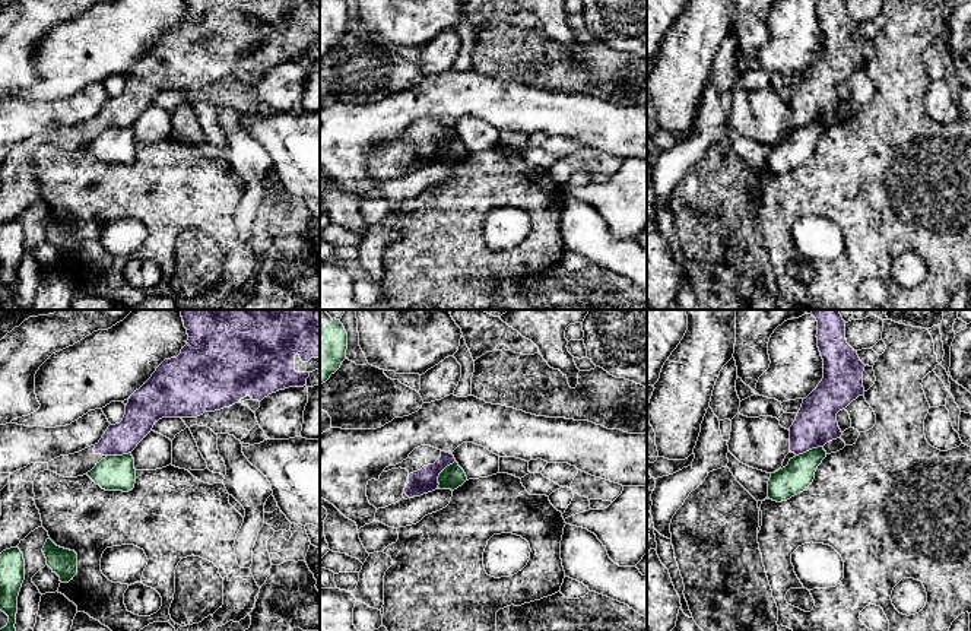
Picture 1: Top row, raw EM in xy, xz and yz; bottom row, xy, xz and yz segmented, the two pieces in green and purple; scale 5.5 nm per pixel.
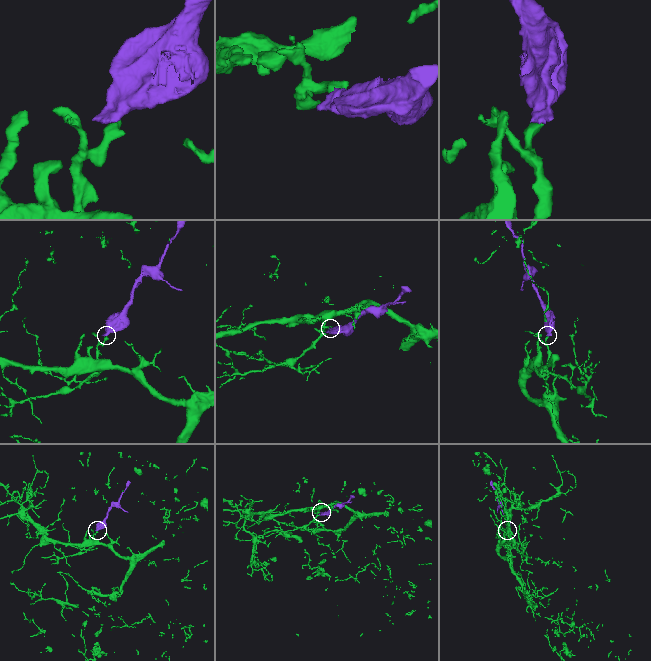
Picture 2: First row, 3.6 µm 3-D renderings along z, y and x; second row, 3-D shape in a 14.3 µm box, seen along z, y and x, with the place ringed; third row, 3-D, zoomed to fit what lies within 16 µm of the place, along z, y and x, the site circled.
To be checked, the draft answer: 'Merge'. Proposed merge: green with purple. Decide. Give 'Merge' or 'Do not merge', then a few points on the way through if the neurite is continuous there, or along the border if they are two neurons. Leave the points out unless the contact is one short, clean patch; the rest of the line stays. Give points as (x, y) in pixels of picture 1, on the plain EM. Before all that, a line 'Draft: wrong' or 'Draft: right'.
Draft: wrong
Do not merge. Boundary: xz (454, 133), (440, 146), (437, 159)

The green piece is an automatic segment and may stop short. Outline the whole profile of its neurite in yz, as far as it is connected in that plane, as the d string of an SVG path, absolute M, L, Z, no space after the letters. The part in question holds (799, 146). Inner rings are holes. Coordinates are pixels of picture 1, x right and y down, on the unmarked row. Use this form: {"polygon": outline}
{"polygon": "M818 120L790 131L786 140L771 146L768 171L781 175L803 165L813 155L815 145L825 130L824 120Z"}

